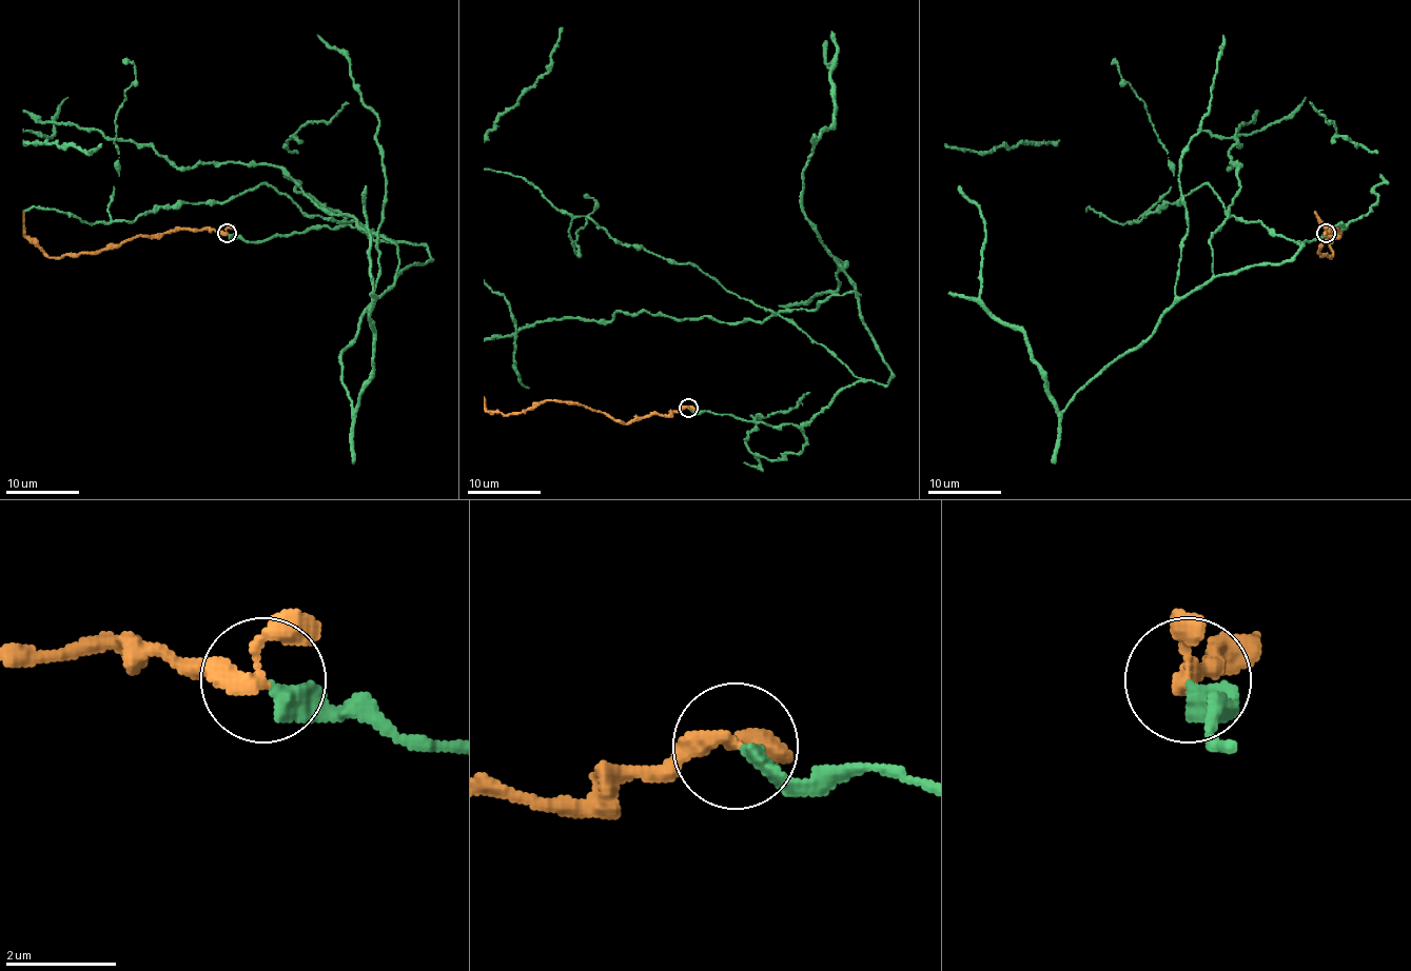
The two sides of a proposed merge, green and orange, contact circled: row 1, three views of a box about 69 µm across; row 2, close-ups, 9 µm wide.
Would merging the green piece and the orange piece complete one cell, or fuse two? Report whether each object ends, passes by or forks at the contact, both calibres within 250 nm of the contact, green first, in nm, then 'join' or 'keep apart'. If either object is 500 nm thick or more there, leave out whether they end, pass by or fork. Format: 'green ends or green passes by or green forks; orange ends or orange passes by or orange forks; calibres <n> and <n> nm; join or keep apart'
green ends; orange passes by; calibres 360 and 240 nm; join

